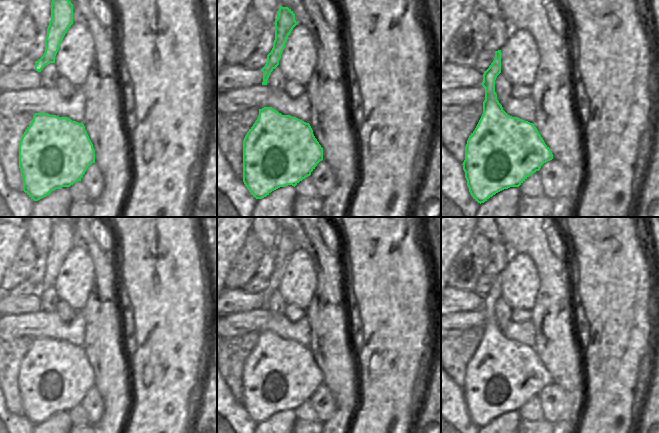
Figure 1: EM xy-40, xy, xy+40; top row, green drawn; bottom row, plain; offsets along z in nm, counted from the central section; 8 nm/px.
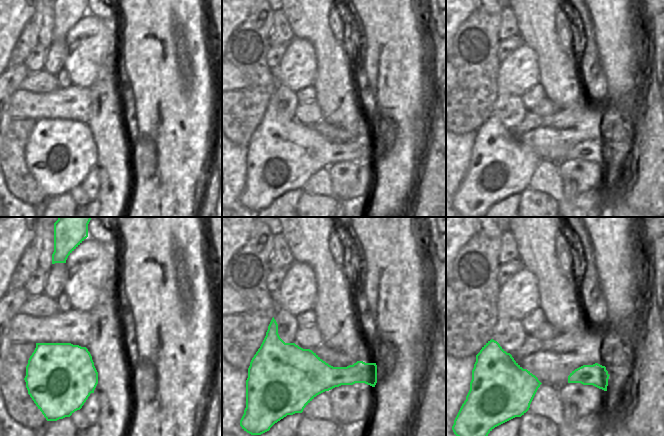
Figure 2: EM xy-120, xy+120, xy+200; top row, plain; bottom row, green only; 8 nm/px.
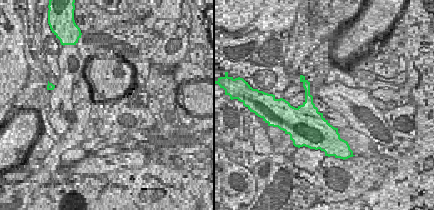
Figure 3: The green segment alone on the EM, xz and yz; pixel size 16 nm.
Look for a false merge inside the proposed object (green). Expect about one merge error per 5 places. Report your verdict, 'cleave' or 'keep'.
keep

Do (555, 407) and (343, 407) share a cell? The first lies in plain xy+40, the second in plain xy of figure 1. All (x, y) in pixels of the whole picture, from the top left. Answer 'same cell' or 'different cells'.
different cells

